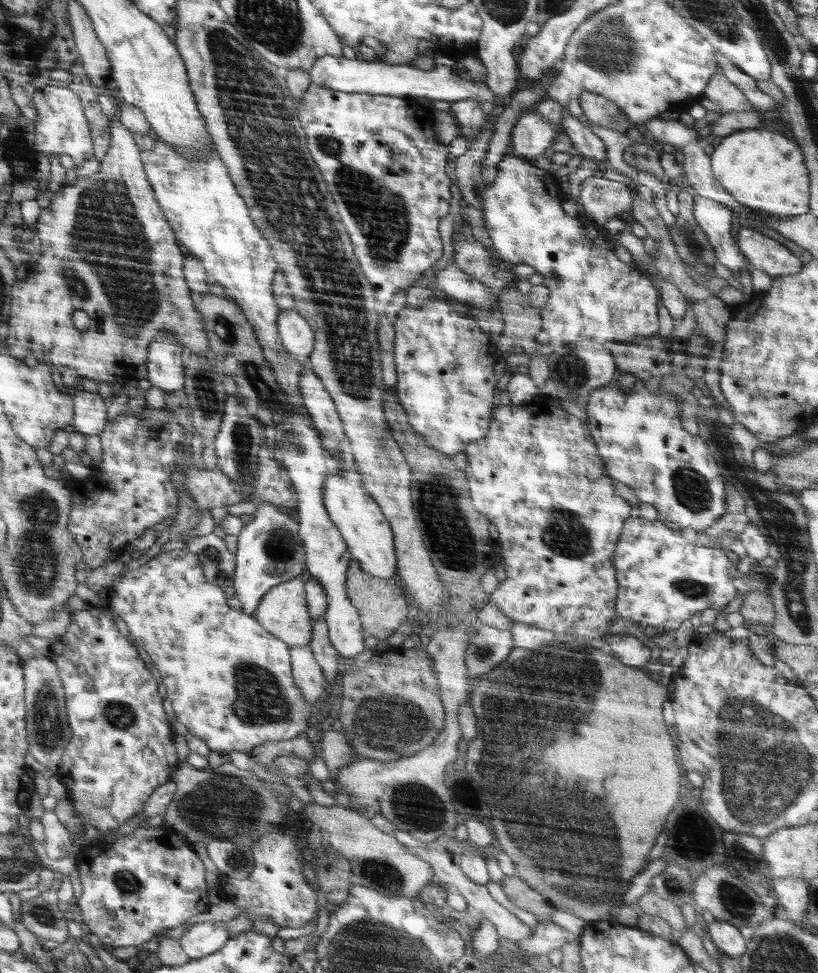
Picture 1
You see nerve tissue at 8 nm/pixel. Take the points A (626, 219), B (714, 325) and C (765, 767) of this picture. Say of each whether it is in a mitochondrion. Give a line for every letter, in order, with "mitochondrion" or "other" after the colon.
A: other
B: other
C: mitochondrion

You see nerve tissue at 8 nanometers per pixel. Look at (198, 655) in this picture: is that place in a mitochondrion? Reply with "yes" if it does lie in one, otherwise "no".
no

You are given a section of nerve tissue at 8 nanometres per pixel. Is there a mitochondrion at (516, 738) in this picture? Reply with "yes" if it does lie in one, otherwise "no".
yes

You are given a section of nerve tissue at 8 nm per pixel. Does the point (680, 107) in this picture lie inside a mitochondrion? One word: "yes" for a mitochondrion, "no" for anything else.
no

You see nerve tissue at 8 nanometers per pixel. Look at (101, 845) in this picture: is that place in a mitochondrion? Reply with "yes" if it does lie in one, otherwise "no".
no

